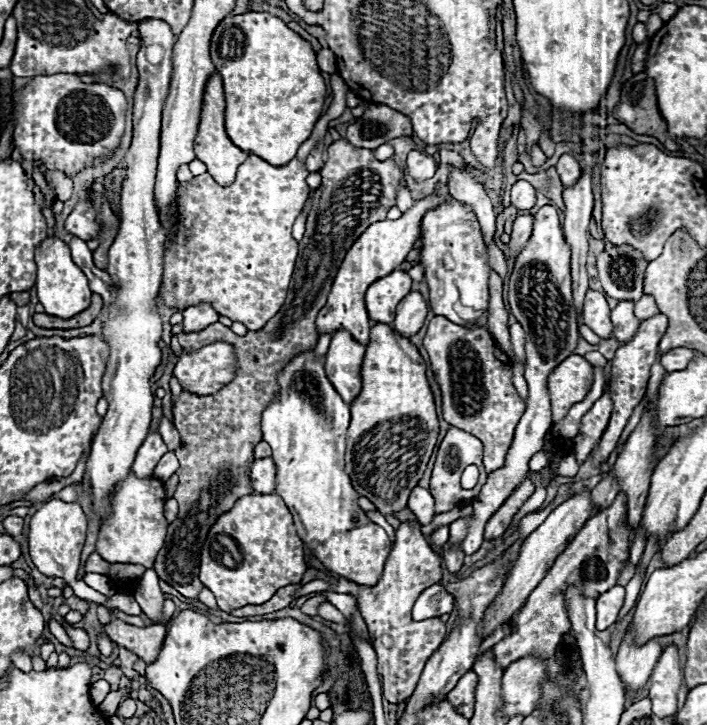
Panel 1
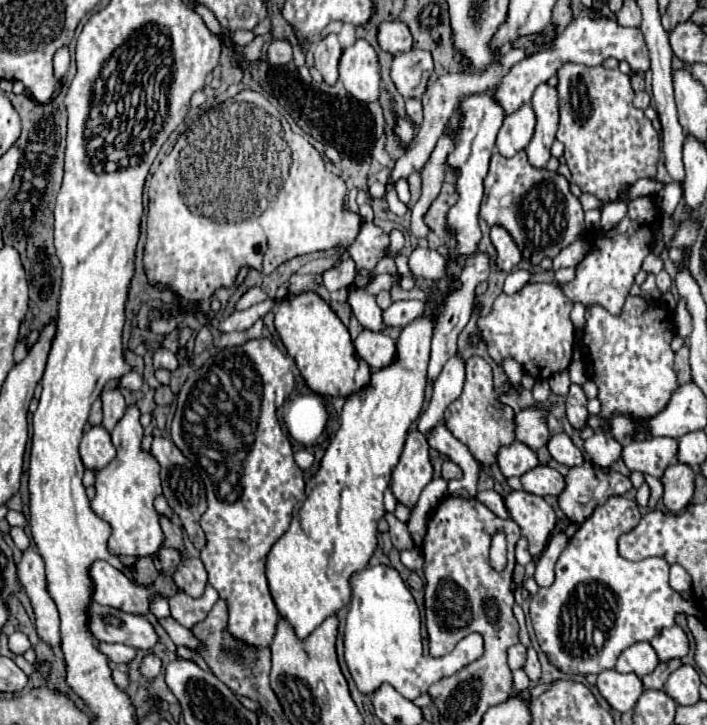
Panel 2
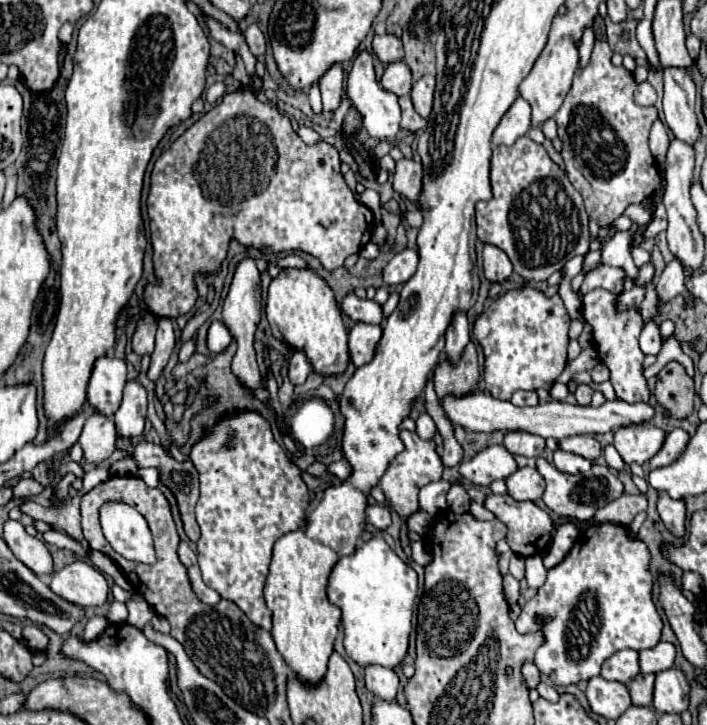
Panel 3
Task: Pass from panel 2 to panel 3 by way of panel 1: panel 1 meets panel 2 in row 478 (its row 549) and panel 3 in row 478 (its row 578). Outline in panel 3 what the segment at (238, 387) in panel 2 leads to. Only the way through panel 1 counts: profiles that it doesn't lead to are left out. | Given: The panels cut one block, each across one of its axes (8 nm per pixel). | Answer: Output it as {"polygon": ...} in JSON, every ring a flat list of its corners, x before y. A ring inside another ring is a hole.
{"polygon":[[240,412,218,422,218,426,214,426,214,430,192,448,190,460,200,472,202,490,196,506,196,520,202,528,202,538,196,544,202,578,222,598,234,602,256,626,270,630,272,612,264,602,264,584,272,558,272,546,280,536,306,524,306,508,310,504,310,494,302,482,300,470,276,442,272,426,256,412]]}

